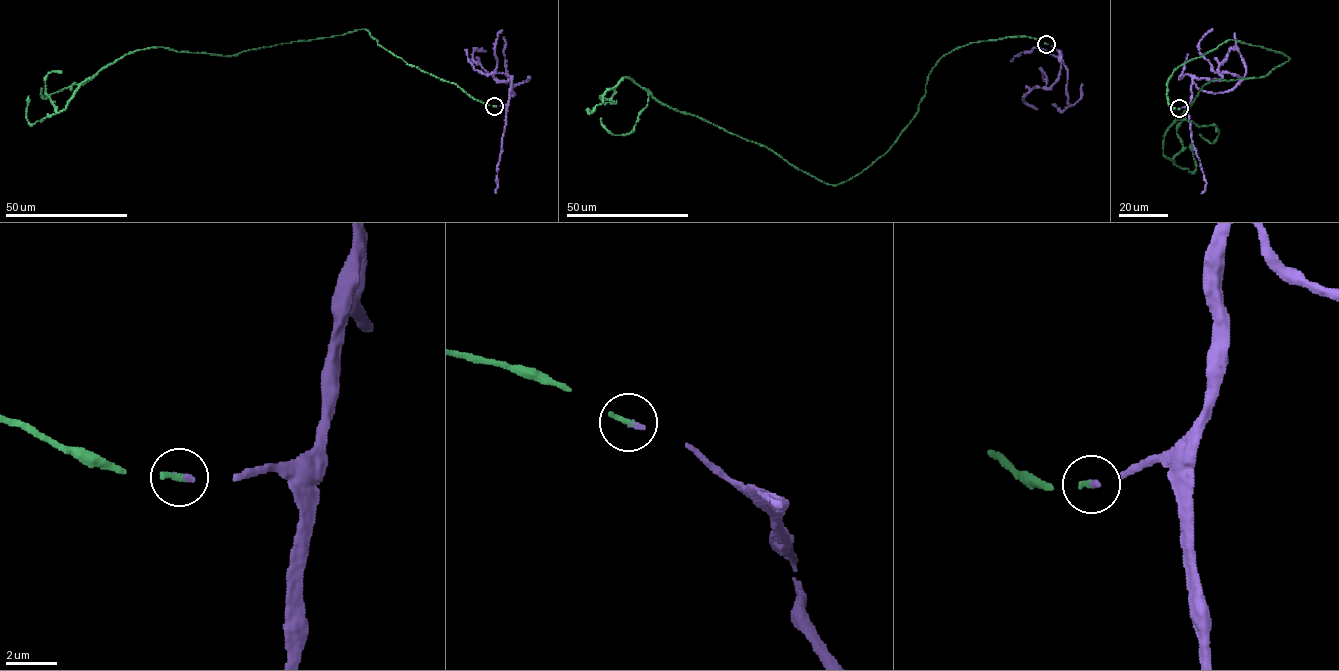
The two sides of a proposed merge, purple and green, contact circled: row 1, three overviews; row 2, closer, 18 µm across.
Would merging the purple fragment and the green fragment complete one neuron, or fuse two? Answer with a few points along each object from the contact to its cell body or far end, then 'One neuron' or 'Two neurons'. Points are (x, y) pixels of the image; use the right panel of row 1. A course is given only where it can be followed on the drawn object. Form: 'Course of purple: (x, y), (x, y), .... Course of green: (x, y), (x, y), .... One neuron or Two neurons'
Course of purple: (1179, 108), (1189, 103), (1194, 83), (1210, 92), (1222, 93), (1229, 91), (1244, 75), (1243, 59), (1234, 33). Course of green: (1179, 108), (1166, 94), (1174, 70), (1230, 40), (1290, 60), (1205, 85), (1163, 152), (1193, 172), (1190, 144). One neuron

